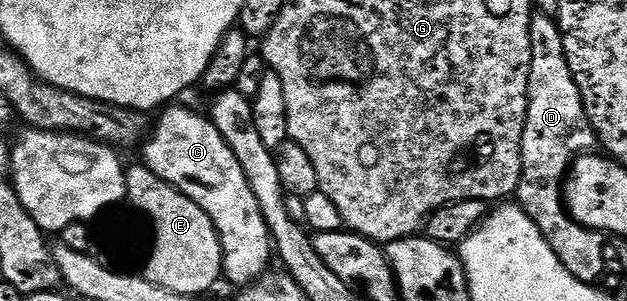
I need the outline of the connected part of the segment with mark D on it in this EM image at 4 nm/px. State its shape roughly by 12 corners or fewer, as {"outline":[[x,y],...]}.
{"outline":[[555,17],[531,18],[517,203],[577,280],[608,234],[575,224],[563,183],[596,148]]}

